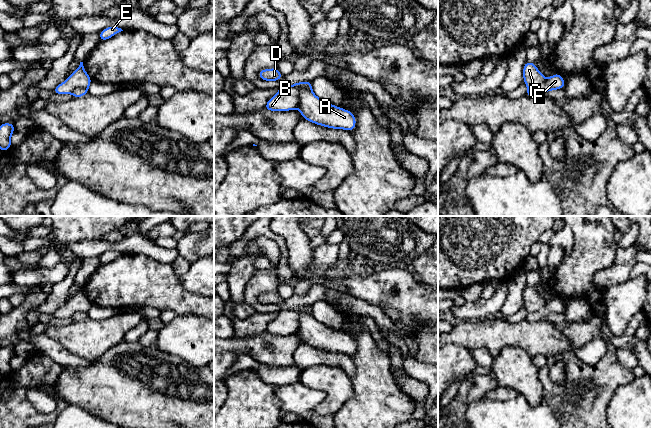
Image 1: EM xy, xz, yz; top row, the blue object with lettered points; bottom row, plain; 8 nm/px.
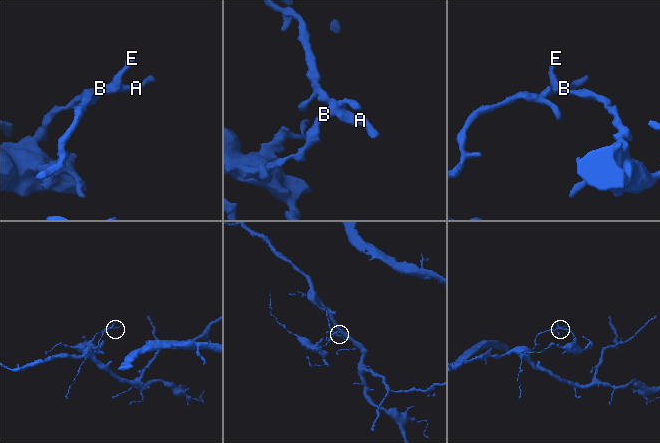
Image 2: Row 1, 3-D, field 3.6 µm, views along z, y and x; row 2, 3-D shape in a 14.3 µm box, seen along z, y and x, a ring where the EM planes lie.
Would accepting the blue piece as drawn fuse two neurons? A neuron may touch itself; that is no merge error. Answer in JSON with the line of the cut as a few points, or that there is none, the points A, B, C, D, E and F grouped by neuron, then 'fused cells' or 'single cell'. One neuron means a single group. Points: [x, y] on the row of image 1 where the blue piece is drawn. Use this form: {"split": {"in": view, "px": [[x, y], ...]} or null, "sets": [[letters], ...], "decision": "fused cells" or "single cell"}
{"split": {"in": "xz", "px": [[302, 82], [299, 104], [296, 108]]}, "sets": [["A", "D", "F"], ["B", "C", "E"]], "decision": "fused cells"}

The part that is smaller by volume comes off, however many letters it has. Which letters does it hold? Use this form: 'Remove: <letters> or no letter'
Remove: B, C, E

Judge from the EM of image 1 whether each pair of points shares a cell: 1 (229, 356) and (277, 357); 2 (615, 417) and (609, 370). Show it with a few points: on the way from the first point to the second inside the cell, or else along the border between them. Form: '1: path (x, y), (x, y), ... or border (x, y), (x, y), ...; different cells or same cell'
1: border (232, 350), (224, 352); different cells
2: border (631, 382), (615, 390), (606, 417); different cells

